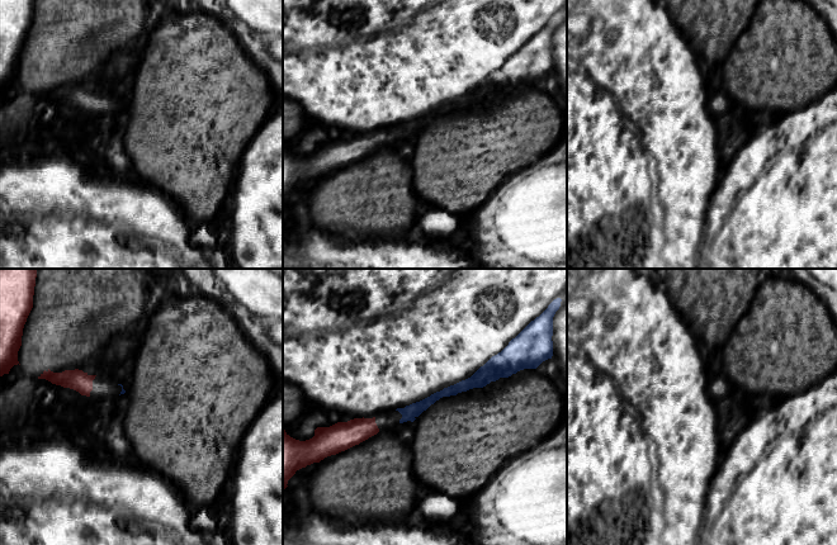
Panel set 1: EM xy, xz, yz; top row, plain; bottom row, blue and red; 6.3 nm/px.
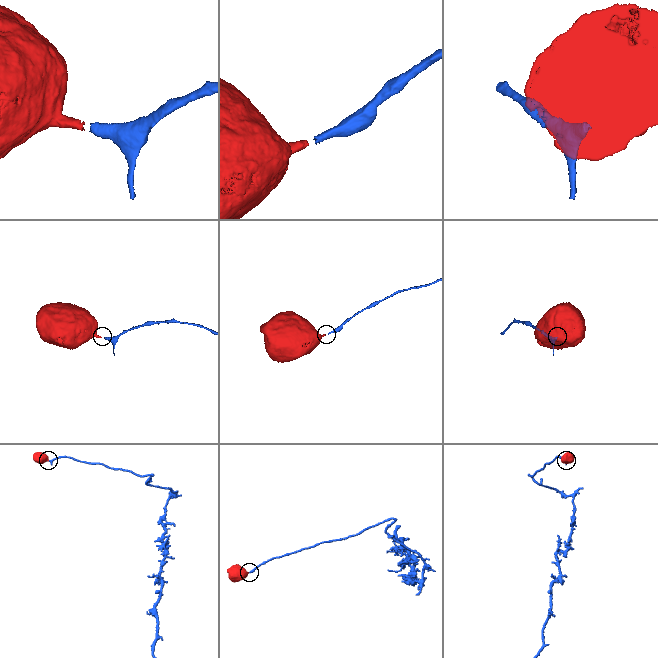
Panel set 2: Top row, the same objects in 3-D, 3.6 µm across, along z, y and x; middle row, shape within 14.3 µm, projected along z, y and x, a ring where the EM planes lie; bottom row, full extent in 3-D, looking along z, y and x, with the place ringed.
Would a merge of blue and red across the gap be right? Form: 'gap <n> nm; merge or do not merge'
gap 140 nm; merge

